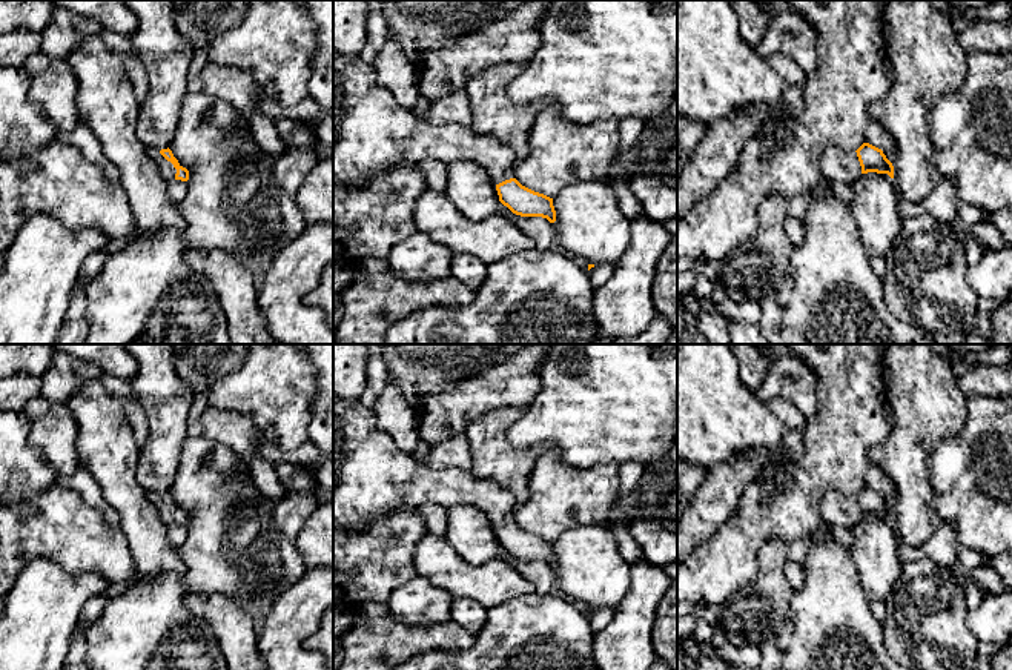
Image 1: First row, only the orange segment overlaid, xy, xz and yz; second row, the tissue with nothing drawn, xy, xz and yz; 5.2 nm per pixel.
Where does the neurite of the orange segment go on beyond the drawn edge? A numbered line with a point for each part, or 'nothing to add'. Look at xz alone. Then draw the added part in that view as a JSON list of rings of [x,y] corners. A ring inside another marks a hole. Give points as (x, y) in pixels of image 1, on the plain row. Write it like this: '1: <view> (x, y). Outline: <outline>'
1: xz (372, 477). Outline: [[[333,393],[333,521],[362,530],[399,509],[425,504],[445,509],[473,506],[490,518],[494,529],[514,522],[513,492],[493,481],[478,479],[470,472],[428,467],[378,429],[372,409]]]

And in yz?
1: yz (836, 509). Outline: [[[826,490],[820,504],[820,516],[829,526],[854,527],[862,518],[862,510],[855,495]]]

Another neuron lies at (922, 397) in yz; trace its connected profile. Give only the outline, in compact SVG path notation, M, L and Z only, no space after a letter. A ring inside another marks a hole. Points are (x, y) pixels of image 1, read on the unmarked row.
M929 344L885 346L885 409L891 416L888 436L869 449L868 458L897 489L894 524L900 544L921 547L943 524L934 509L934 489L928 463L938 444L961 432L967 418L966 396L951 367Z

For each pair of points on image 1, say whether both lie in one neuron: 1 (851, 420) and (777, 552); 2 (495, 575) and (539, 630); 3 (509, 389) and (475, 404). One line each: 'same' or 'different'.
1: different
2: different
3: same

